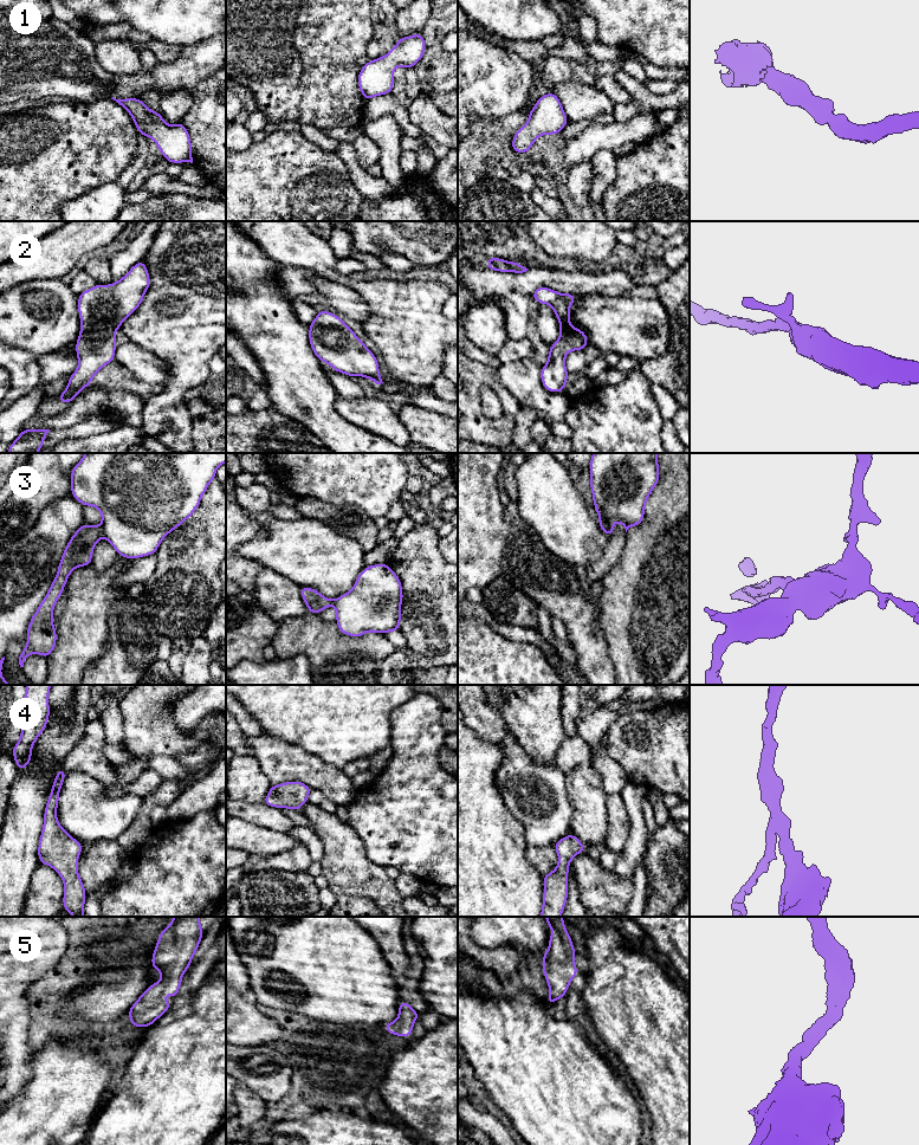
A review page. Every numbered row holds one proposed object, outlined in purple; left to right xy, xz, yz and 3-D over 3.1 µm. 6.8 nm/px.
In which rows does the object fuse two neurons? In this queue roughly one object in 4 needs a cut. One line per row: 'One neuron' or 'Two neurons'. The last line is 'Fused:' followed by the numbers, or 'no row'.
1: One neuron
2: One neuron
3: Two neurons
4: One neuron
5: One neuron
Fused: 3

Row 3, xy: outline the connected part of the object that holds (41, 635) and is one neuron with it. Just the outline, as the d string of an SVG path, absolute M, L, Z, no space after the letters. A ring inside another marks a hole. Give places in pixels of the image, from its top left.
M83 523L70 538L58 565L57 575L31 617L27 627L27 646L22 648L19 665L24 667L25 659L33 653L48 658L57 643L57 630L53 625L53 608L64 591L70 574L78 567L92 563L93 548L103 537L101 525Z

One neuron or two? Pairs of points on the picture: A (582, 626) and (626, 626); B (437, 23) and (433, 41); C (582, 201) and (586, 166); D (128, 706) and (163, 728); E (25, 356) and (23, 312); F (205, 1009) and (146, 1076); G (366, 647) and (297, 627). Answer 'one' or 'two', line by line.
A: two
B: one
C: one
D: one
E: two
F: one
G: one

